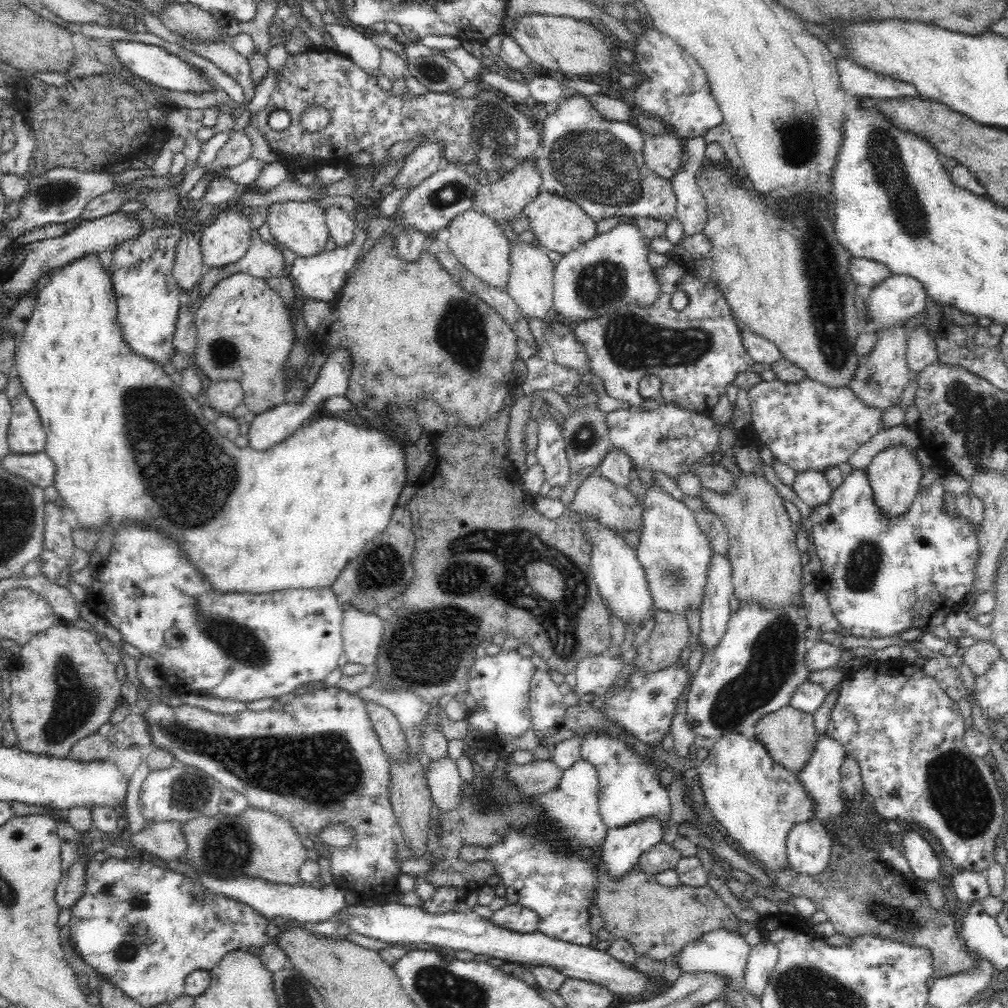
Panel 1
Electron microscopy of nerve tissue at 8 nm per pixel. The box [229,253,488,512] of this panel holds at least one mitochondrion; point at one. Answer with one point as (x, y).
(460, 332)

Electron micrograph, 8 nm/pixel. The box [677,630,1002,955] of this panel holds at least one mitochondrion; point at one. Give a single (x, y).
(957, 789)

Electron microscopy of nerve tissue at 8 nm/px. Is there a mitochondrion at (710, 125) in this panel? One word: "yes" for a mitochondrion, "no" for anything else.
no

